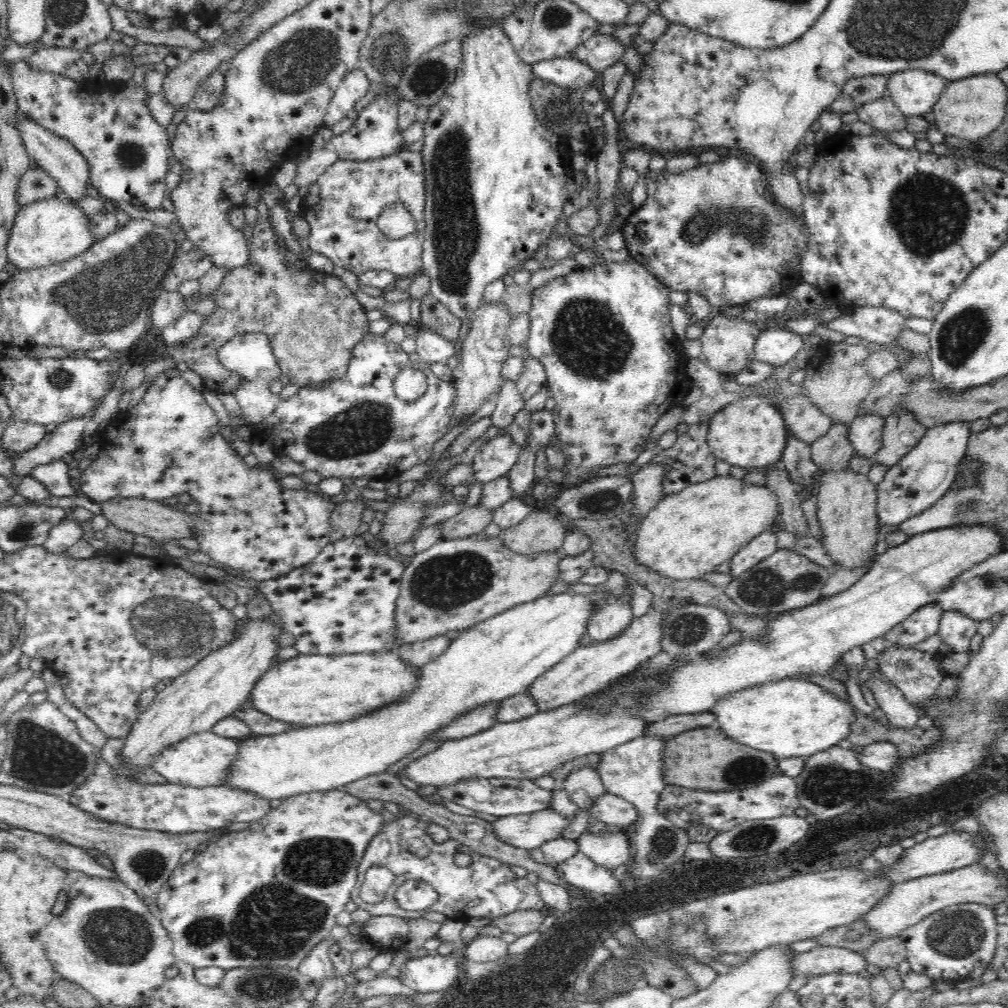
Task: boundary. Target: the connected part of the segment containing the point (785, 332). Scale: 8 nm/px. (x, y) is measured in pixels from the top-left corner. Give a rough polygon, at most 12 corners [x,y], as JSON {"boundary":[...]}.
{"boundary":[[766,329],[754,358],[774,366],[792,360],[804,337],[788,329]]}

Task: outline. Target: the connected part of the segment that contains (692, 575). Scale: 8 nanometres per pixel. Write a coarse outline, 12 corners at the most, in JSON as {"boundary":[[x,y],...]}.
{"boundary":[[716,476],[665,495],[638,564],[702,579],[778,527],[765,485]]}

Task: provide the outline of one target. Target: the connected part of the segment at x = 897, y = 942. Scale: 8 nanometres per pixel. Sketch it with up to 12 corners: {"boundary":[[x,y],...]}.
{"boundary":[[899,936],[862,952],[869,968],[897,968],[907,958]]}

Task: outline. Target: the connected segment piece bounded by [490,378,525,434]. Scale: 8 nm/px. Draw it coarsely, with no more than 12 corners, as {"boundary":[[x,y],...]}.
{"boundary":[[505,378],[490,416],[501,434],[525,405],[517,383]]}

